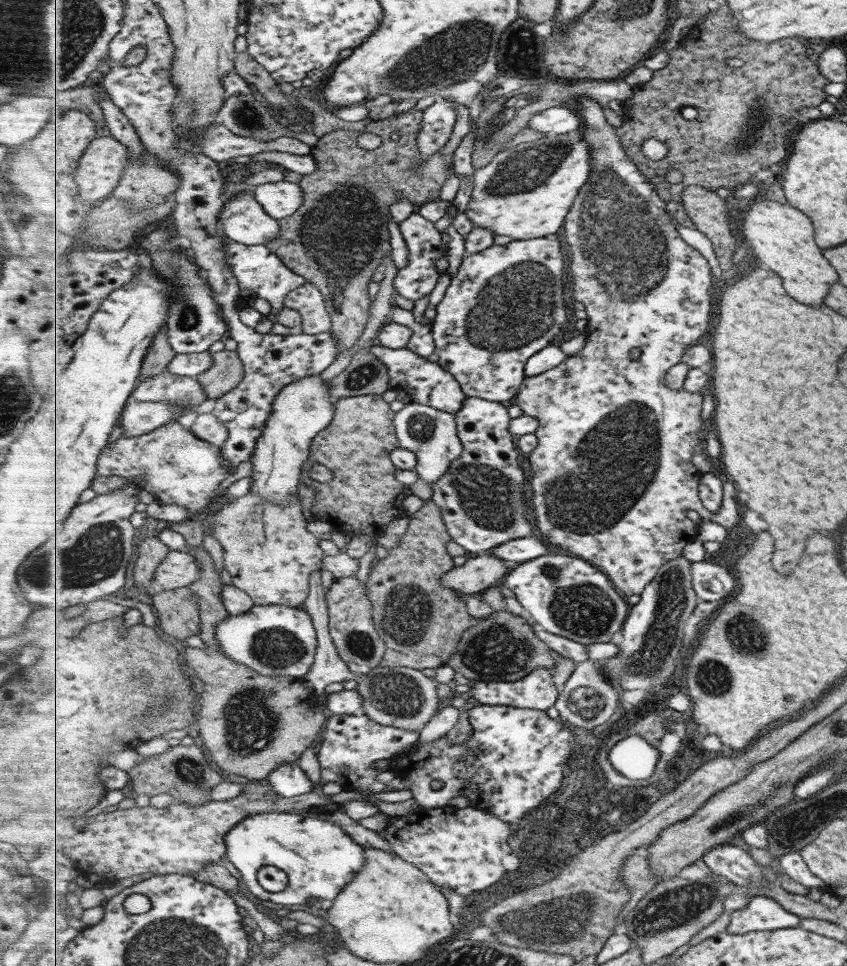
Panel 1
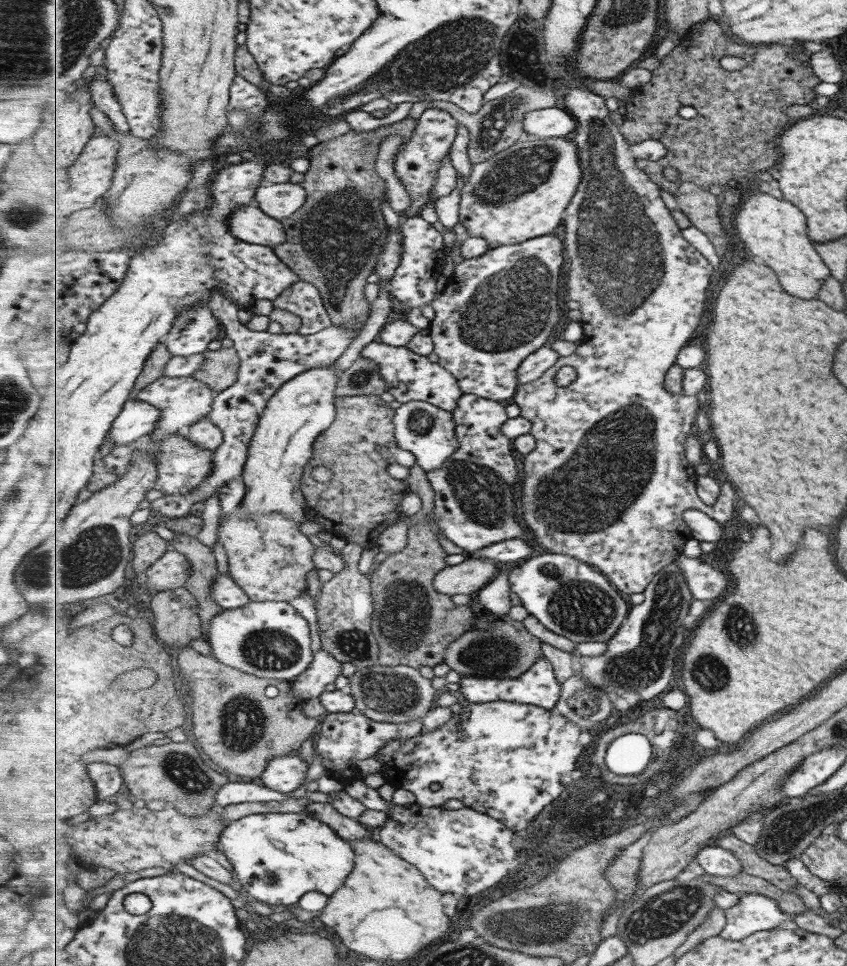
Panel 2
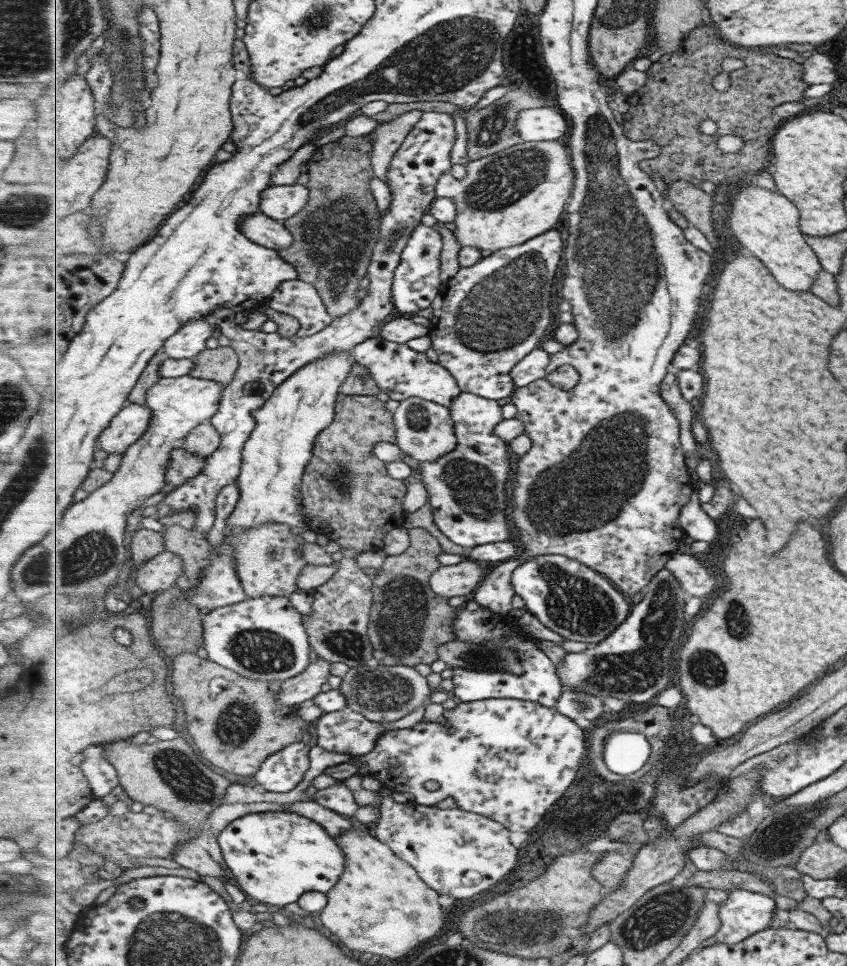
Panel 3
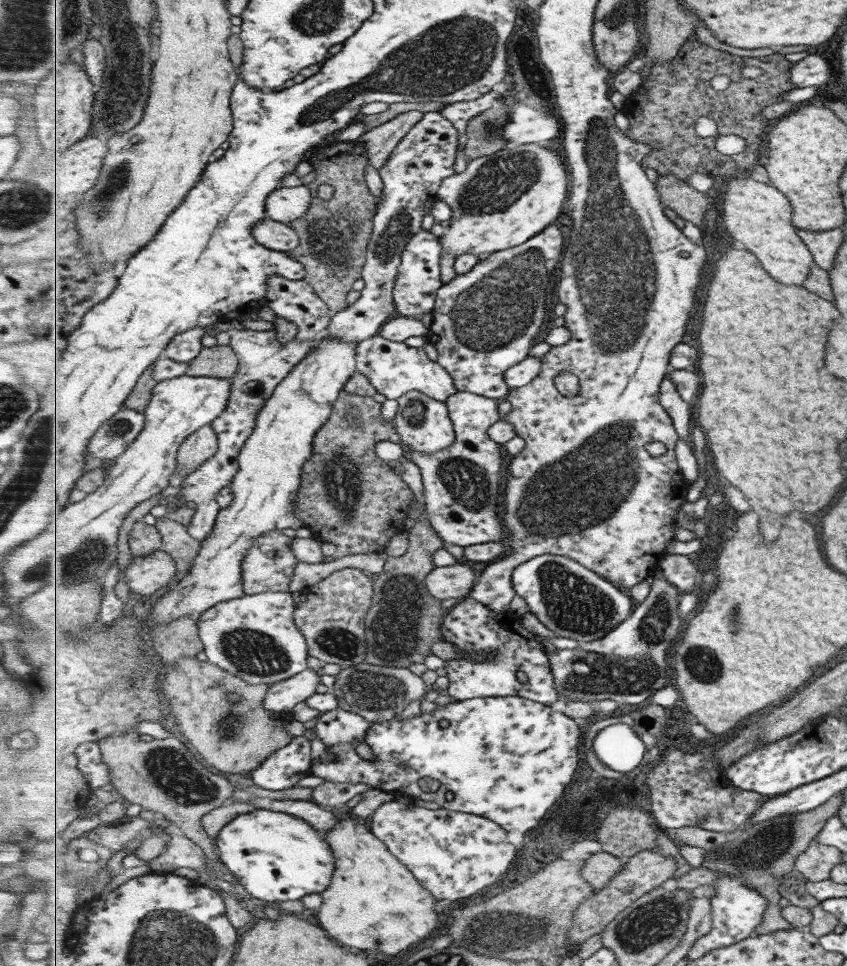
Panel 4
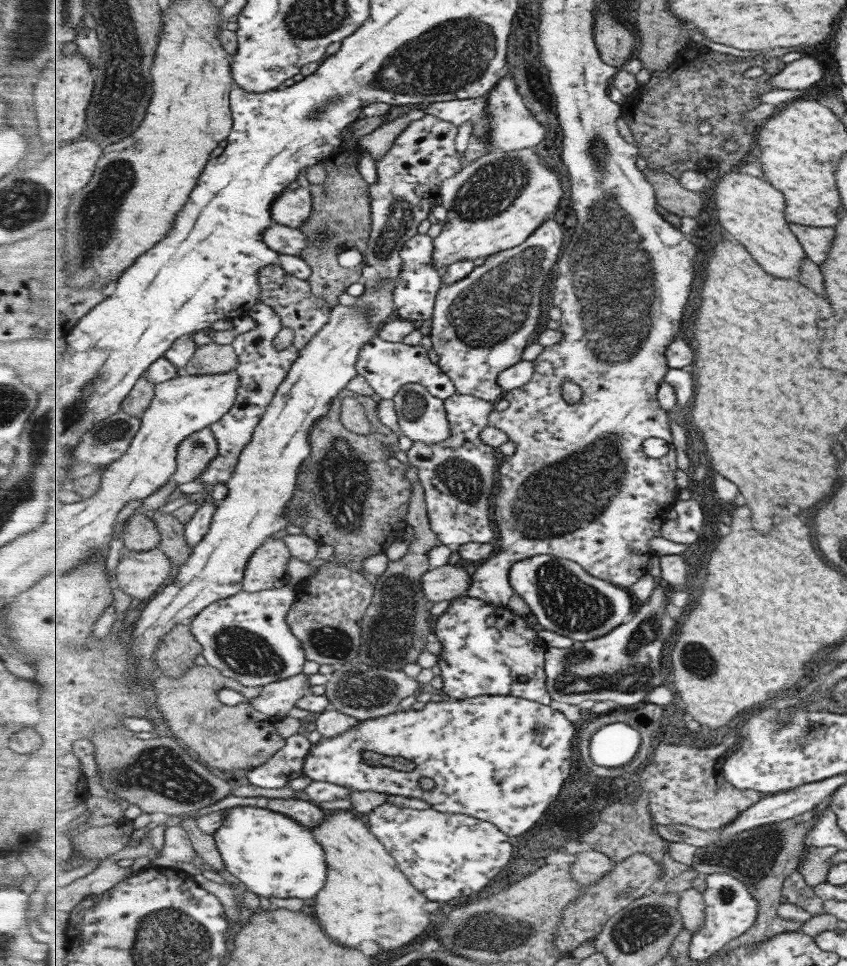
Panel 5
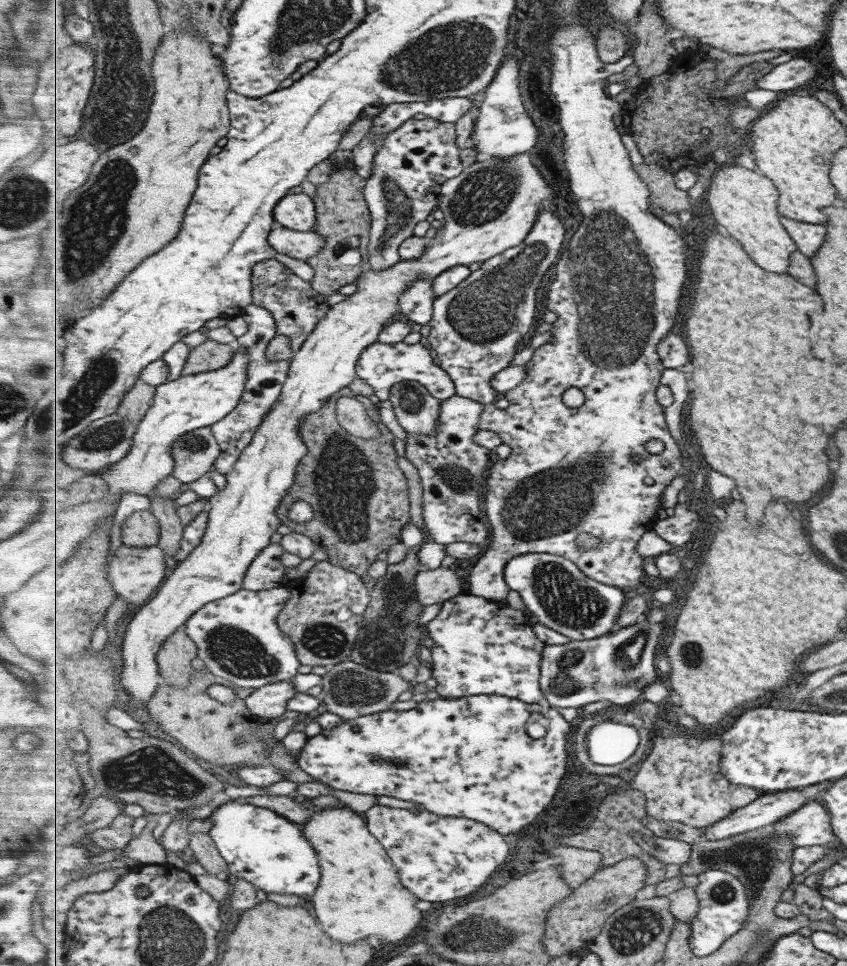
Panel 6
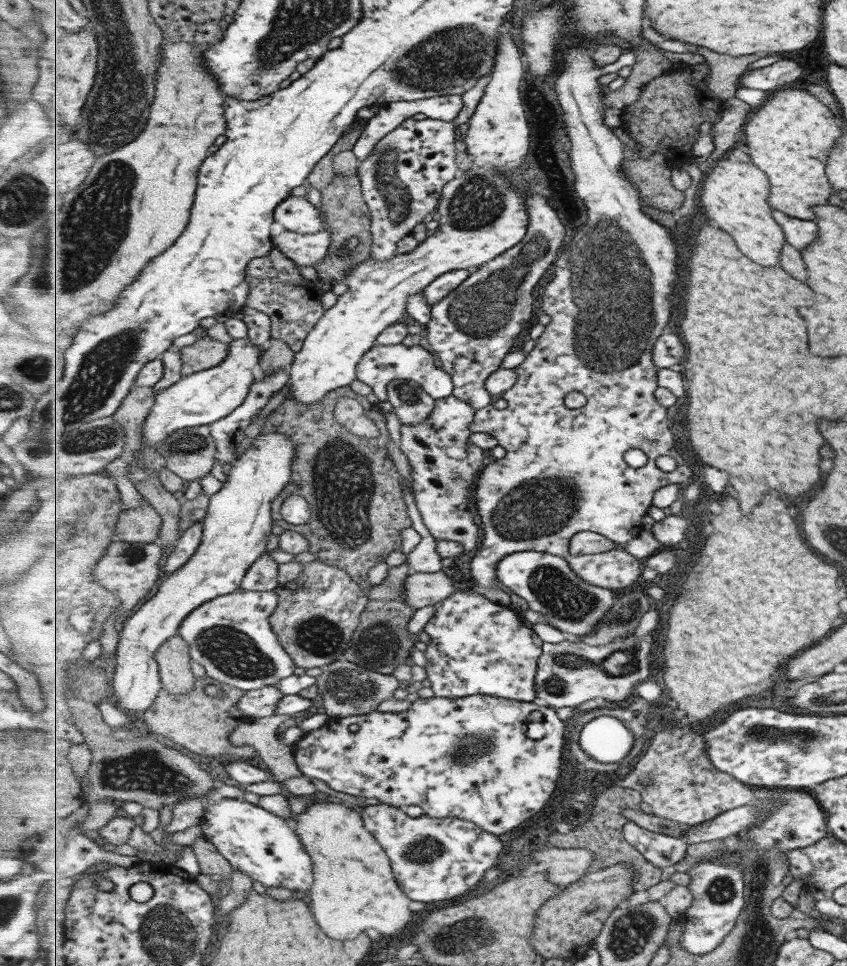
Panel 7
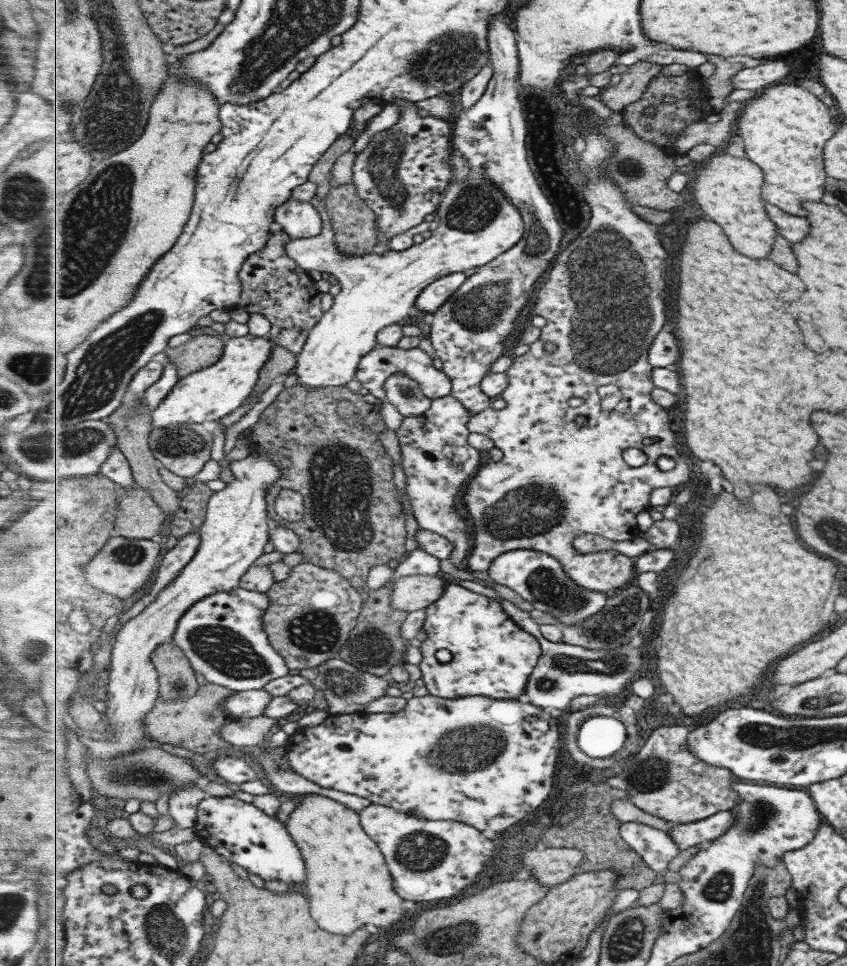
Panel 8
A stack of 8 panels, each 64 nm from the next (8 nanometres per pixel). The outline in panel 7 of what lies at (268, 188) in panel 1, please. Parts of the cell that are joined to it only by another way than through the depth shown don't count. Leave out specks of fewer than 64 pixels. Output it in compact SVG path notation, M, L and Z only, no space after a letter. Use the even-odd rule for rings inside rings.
M289 195L276 208L276 221L285 229L301 234L315 234L324 227L320 209L305 196Z

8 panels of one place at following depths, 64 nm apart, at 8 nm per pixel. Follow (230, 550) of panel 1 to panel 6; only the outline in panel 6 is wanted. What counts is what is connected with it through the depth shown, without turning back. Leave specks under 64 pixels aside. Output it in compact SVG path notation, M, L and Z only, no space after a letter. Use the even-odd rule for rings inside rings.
M271 543L260 556L253 561L245 577L244 589L250 591L269 590L283 587L285 578L285 563L283 556L286 549L280 543Z

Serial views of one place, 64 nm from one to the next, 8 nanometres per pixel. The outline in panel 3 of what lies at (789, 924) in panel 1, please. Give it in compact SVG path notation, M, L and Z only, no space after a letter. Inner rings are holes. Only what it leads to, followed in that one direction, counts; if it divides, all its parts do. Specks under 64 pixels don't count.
M734 889L727 893L729 897L719 904L719 915L721 915L723 926L721 926L721 930L715 936L705 940L701 947L712 945L713 943L737 944L743 942L749 936L769 929L770 924L773 922L773 914L778 910L773 897L762 893L750 892L748 889Z

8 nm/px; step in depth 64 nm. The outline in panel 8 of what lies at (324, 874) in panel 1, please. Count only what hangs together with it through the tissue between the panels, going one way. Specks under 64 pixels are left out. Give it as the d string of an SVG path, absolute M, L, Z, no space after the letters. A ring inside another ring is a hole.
M210 797L201 802L199 817L194 827L202 843L207 843L226 859L240 865L249 873L257 874L264 882L279 880L301 884L307 880L307 863L288 826L265 813L255 804L239 797Z

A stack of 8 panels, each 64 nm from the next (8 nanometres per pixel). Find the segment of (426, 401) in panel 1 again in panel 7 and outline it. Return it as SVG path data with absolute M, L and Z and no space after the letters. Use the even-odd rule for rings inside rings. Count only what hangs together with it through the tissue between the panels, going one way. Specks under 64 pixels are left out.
M403 343L394 346L377 344L361 359L360 366L357 367L357 378L371 386L380 401L388 401L388 386L397 378L417 381L437 401L447 399L454 394L454 382L445 369L435 366L435 357L434 353L421 346L406 346Z

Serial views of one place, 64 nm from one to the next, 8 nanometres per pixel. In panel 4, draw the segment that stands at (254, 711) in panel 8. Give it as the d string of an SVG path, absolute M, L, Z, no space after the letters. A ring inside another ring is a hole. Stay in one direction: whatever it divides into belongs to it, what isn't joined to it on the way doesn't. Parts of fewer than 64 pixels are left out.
M307 669L287 680L271 684L268 695L265 696L265 708L277 712L291 712L299 702L306 702L317 694L321 676L321 670Z

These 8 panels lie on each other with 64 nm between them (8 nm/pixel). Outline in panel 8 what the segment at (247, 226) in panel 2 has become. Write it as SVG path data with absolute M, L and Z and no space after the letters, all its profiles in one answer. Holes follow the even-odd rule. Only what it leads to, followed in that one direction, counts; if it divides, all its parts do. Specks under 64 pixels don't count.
M471 172L469 177L465 179L454 178L449 183L447 192L437 210L437 214L440 216L438 227L428 239L401 252L393 250L387 254L379 254L377 251L371 252L371 254L345 254L341 248L337 248L334 225L326 206L320 204L316 195L309 200L309 203L315 206L321 214L323 232L309 238L291 237L288 244L288 254L307 272L319 271L333 275L340 282L341 290L339 294L334 296L332 308L321 317L320 323L312 329L304 350L298 354L298 361L293 371L299 378L297 383L303 384L306 388L347 386L348 383L356 379L361 359L379 346L380 332L390 325L402 323L403 318L413 315L417 300L420 299L425 288L455 272L465 272L465 270L492 263L493 260L498 259L499 255L519 244L525 236L525 219L521 215L520 208L517 208L517 205L514 205L509 197L483 173Z

